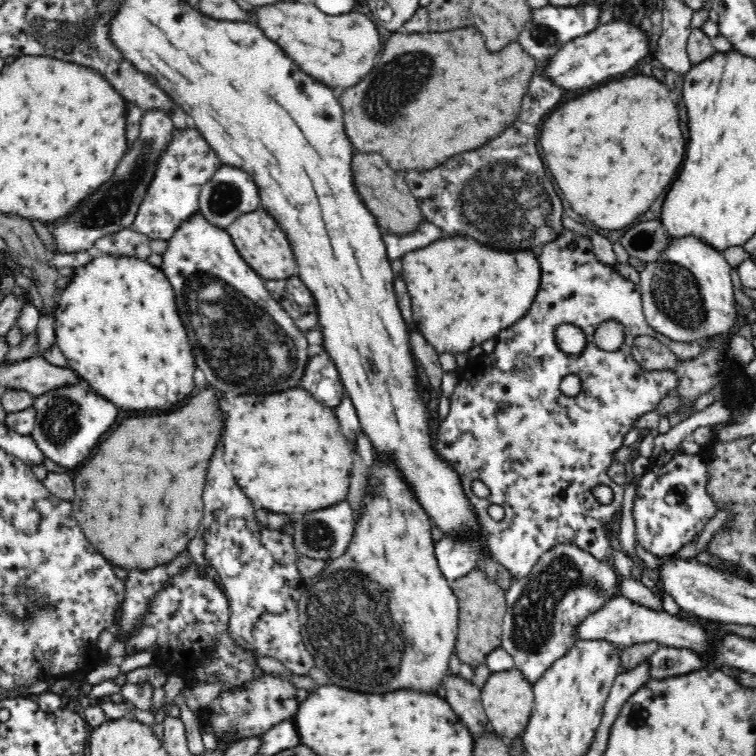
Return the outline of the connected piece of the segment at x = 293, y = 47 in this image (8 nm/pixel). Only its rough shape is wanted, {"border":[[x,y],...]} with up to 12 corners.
{"border":[[300,1],[249,8],[298,68],[356,86],[383,49],[358,12]]}

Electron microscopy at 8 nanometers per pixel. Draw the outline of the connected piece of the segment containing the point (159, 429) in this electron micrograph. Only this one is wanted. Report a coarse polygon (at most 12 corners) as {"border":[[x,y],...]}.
{"border":[[212,390],[126,418],[74,476],[111,564],[148,570],[202,520]]}

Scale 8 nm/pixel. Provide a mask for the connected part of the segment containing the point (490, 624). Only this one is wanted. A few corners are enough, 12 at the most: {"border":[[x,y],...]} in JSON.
{"border":[[480,568],[449,582],[454,650],[476,668],[501,646],[506,590]]}

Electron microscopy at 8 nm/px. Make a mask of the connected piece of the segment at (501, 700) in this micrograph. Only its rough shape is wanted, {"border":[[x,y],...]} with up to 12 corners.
{"border":[[515,666],[480,688],[487,720],[516,738],[533,710],[533,686]]}

